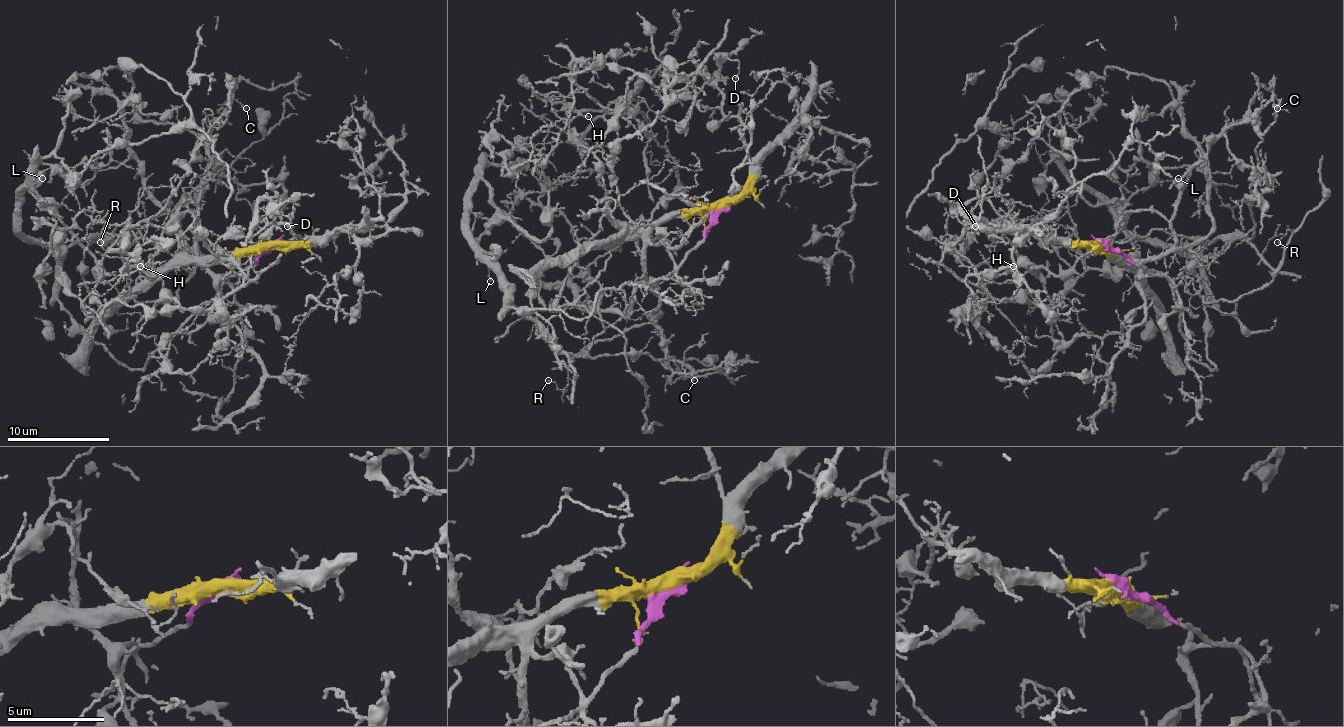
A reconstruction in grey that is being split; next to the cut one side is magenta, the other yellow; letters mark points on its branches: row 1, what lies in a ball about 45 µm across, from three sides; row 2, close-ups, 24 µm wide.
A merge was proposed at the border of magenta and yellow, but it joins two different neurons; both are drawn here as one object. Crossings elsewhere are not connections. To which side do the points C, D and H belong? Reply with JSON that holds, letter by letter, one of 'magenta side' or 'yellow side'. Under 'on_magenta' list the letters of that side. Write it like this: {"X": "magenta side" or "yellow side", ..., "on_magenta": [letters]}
{"C": "yellow side", "D": "yellow side", "H": "yellow side", "on_magenta": []}

